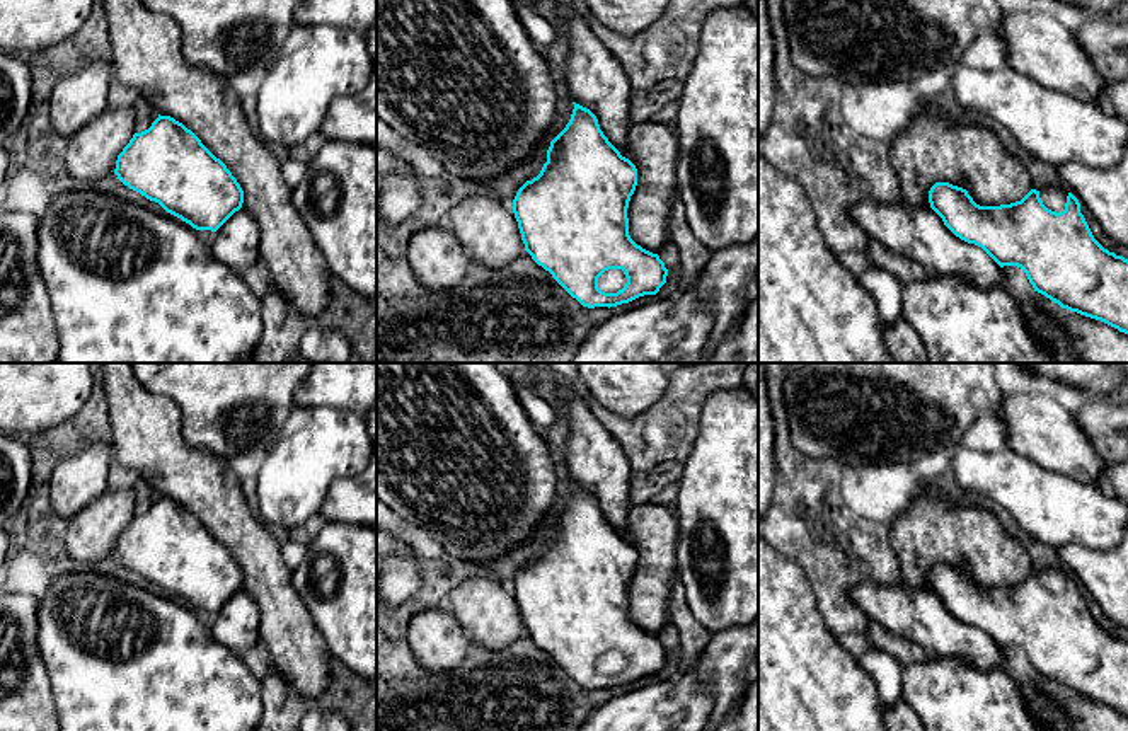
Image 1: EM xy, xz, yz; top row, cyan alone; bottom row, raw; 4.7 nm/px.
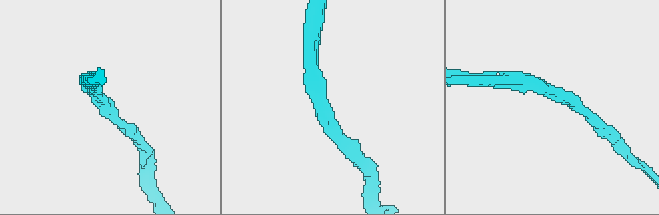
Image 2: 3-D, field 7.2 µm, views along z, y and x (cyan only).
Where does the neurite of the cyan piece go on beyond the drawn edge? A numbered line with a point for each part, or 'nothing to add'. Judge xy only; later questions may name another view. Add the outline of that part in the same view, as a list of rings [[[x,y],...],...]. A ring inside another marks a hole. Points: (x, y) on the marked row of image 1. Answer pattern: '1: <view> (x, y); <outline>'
1: xy (237, 241); [[[247,210],[235,211],[215,233],[211,252],[227,268],[244,273],[259,261],[259,225]]]

